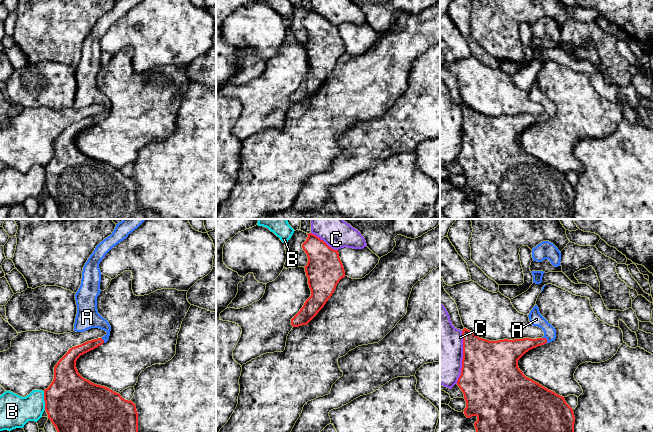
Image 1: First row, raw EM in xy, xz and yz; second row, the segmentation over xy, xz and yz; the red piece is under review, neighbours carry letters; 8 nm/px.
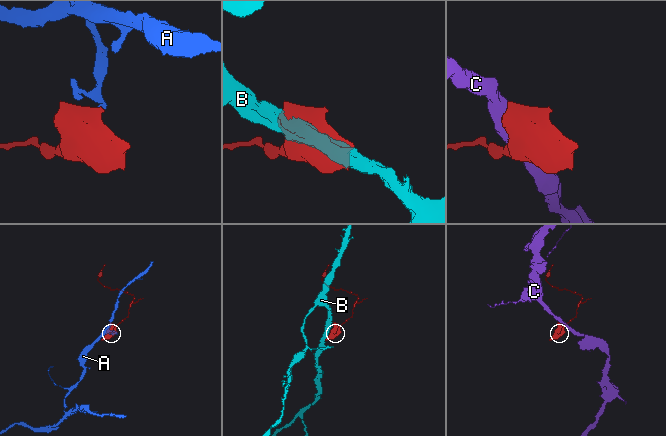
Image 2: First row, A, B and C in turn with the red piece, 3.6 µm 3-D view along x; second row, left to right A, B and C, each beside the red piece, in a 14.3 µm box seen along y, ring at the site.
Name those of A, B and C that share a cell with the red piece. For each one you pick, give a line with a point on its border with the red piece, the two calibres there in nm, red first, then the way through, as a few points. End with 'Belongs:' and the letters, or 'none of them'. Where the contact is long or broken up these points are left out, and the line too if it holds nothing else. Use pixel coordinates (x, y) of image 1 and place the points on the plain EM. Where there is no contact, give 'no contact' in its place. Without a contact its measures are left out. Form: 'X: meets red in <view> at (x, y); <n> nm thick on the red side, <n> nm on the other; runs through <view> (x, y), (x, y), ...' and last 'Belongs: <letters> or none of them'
A: meets red in yz at (546, 115); 150 nm thick on the red side, 110 nm on the other; runs through yz (517, 124), (546, 115), (546, 105), (536, 95)
Belongs: A

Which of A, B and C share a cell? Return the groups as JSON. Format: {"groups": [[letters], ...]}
{"groups": [["A"], ["B"], ["C"]]}

